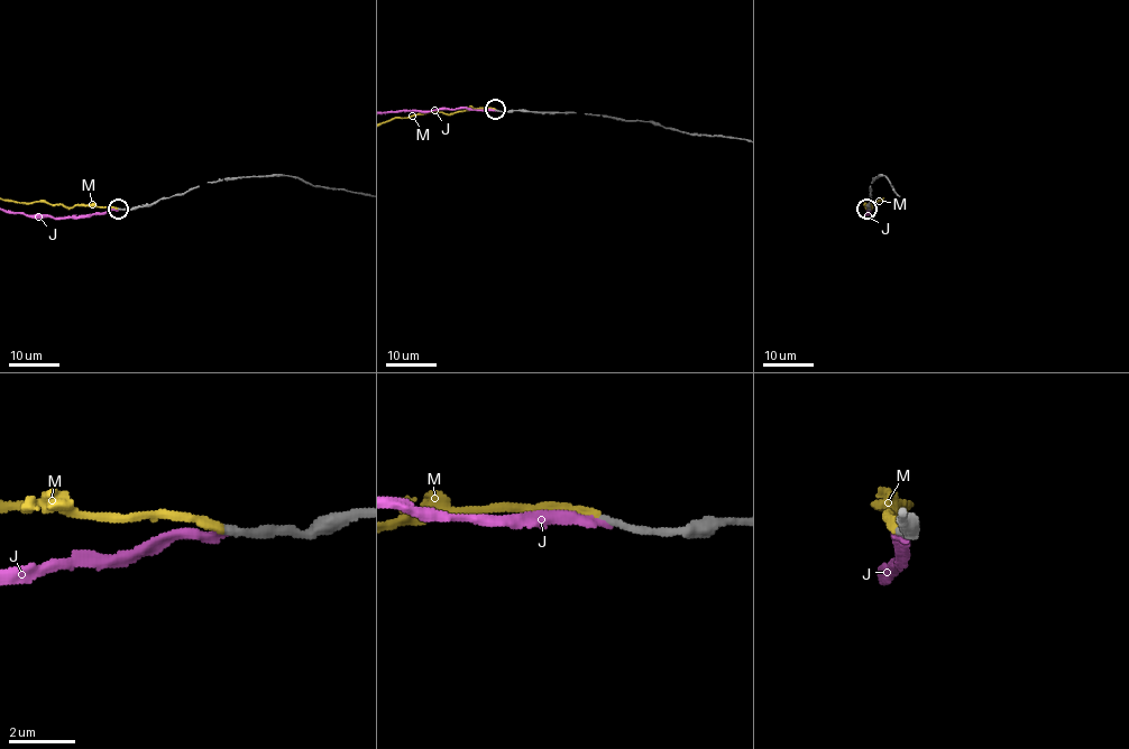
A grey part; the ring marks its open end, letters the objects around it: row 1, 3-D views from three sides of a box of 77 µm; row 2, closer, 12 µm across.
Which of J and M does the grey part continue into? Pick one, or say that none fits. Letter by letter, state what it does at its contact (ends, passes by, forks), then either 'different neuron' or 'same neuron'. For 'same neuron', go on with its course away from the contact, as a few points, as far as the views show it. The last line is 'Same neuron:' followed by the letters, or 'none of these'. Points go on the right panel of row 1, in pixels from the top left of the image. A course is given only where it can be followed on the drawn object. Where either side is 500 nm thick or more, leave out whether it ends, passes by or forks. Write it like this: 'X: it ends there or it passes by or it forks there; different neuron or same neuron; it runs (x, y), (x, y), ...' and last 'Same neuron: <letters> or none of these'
J: it ends there; different neuron
M: it ends there; same neuron
Same neuron: M

